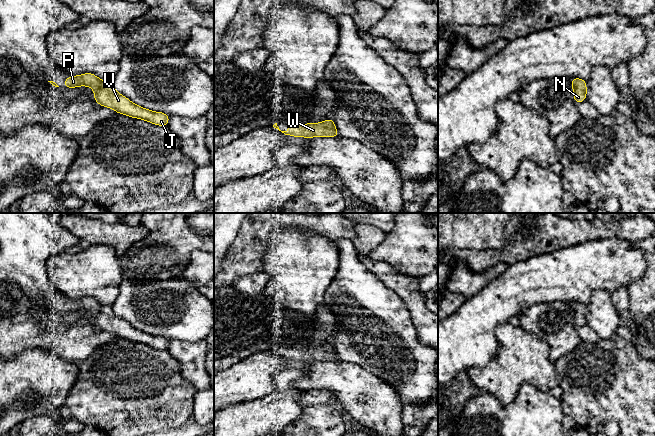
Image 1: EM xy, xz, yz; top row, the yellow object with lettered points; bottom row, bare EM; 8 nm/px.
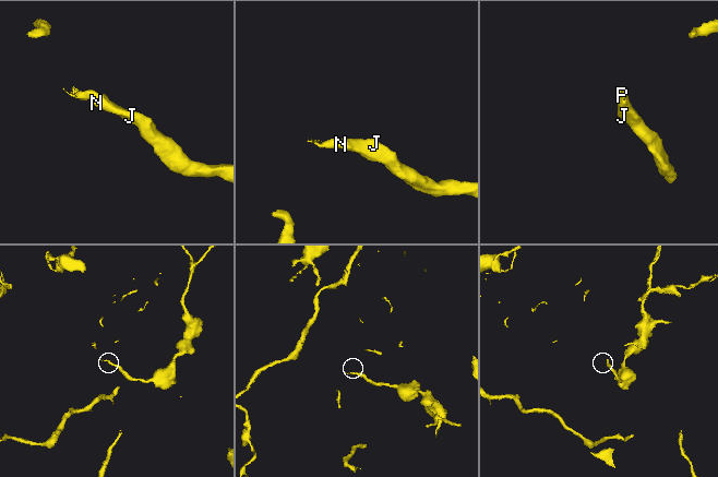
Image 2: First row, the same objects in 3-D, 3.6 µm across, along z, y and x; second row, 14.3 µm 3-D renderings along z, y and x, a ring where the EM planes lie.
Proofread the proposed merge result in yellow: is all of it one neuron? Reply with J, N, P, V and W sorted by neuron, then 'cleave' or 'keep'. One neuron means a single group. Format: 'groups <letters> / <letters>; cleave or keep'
groups J N P V W; keep

